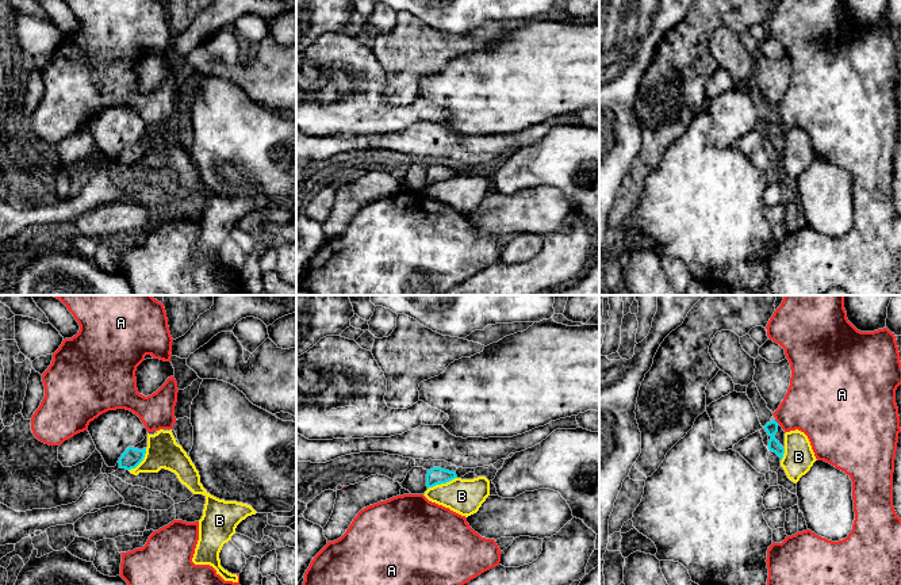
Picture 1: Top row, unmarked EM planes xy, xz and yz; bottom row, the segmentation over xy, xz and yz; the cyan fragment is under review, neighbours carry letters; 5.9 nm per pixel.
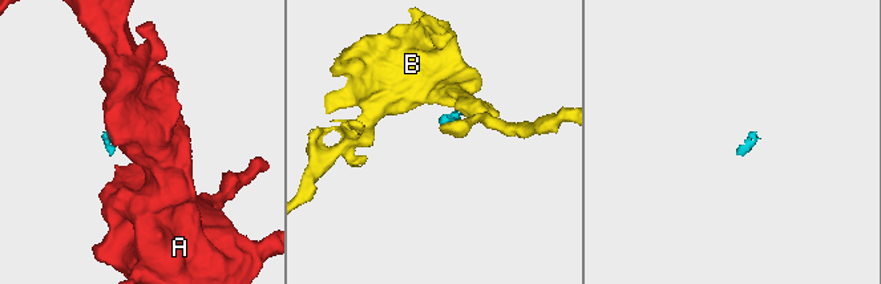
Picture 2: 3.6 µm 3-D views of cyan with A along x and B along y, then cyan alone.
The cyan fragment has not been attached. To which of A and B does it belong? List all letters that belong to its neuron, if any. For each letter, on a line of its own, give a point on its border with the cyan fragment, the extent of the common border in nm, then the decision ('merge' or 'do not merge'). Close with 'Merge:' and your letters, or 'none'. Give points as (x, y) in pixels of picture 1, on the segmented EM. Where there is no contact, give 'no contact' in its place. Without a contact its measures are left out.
A: contact yz (775, 421); length 40 nm; do not merge
B: contact xz (441, 482); length 190 nm; do not merge
Merge: none

